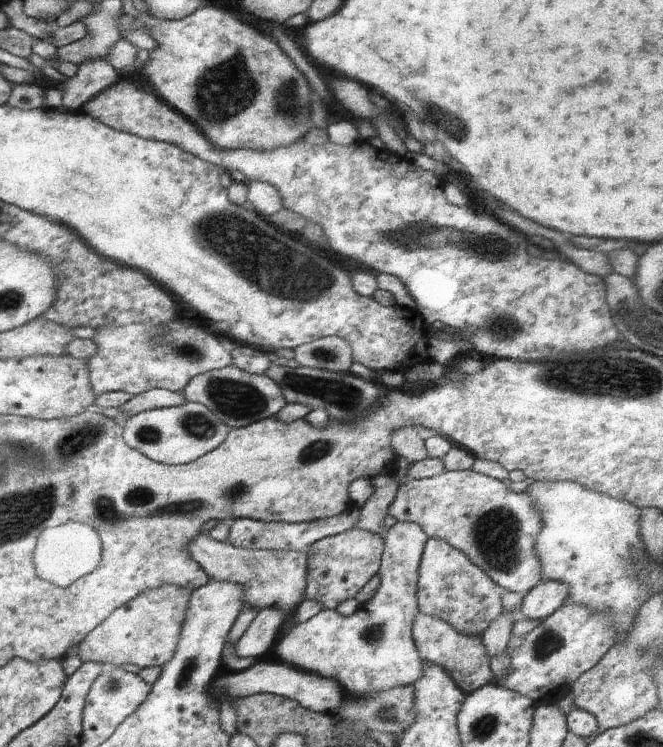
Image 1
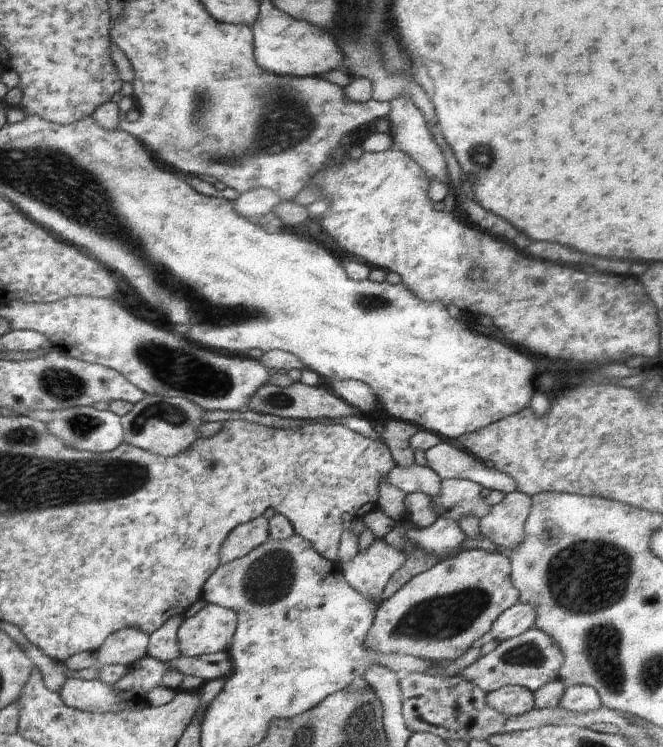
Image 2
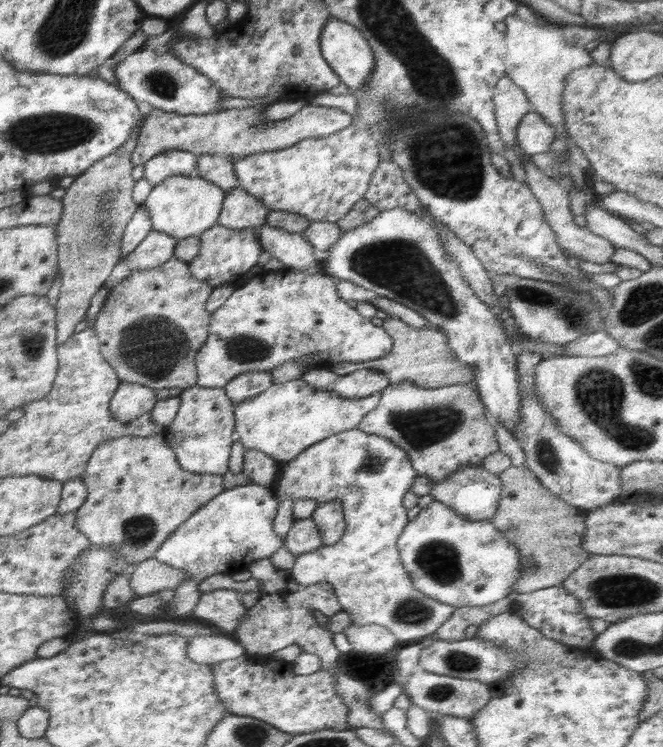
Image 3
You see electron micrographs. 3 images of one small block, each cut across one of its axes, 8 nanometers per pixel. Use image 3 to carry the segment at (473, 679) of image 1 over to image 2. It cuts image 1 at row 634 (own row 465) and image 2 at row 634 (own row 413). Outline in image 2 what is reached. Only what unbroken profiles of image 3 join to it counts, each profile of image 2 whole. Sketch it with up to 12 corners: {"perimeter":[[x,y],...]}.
{"perimeter":[[462,550],[380,602],[365,644],[458,659],[517,603],[507,554]]}

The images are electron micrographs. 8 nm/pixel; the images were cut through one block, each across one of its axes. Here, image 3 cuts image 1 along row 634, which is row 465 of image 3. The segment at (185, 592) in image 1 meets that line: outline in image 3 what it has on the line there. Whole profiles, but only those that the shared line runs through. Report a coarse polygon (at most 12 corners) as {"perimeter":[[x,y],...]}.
{"perimeter":[[164,433],[105,440],[74,526],[127,564],[225,489]]}

